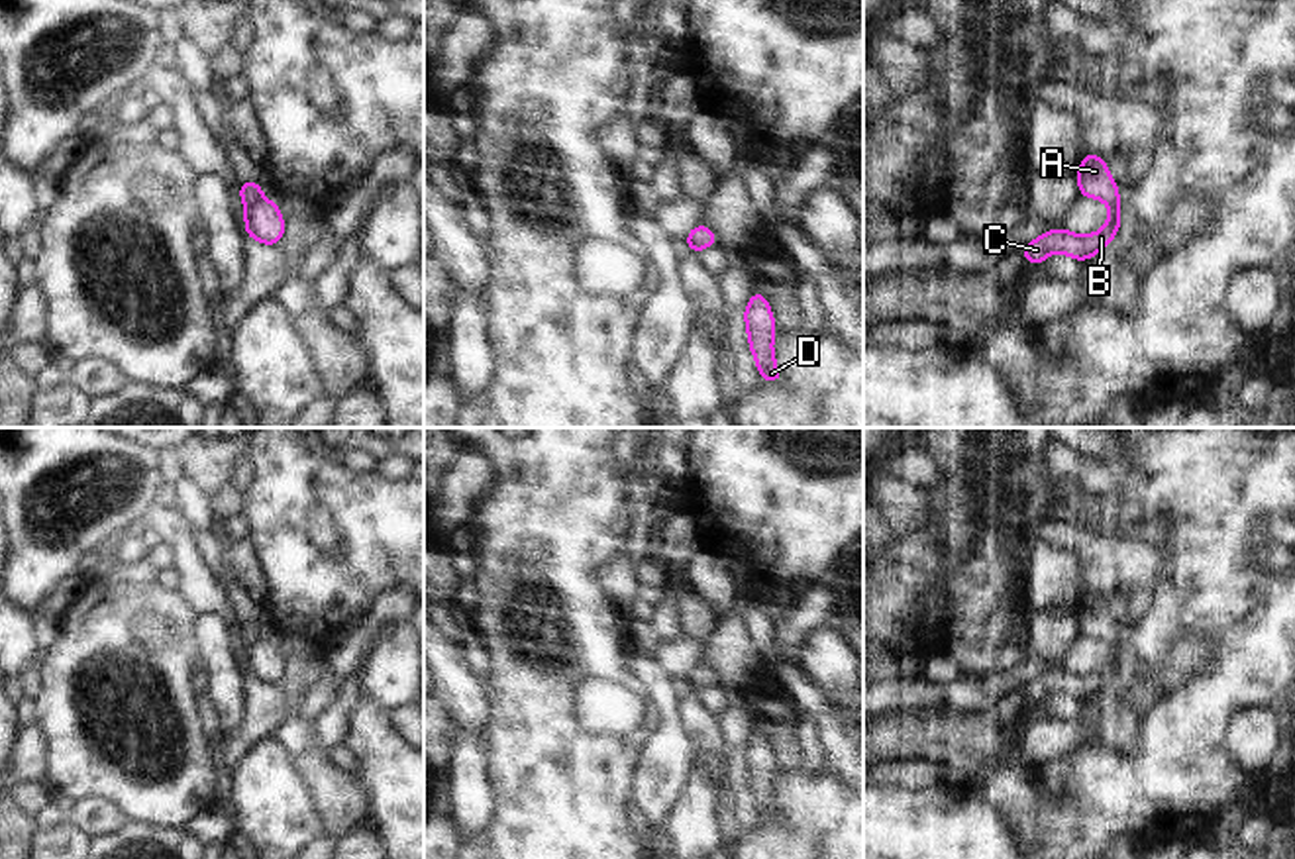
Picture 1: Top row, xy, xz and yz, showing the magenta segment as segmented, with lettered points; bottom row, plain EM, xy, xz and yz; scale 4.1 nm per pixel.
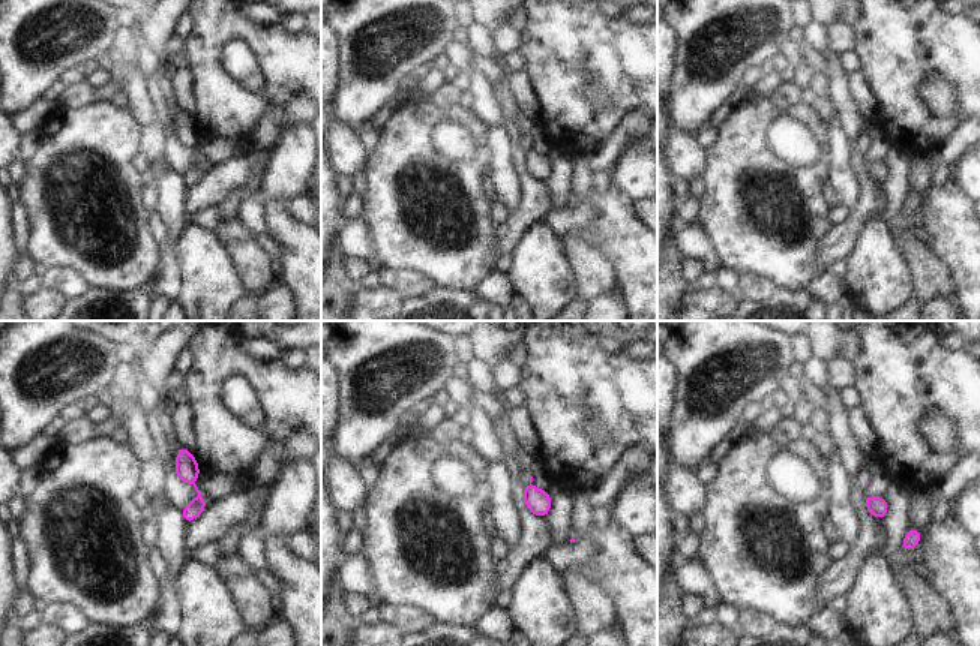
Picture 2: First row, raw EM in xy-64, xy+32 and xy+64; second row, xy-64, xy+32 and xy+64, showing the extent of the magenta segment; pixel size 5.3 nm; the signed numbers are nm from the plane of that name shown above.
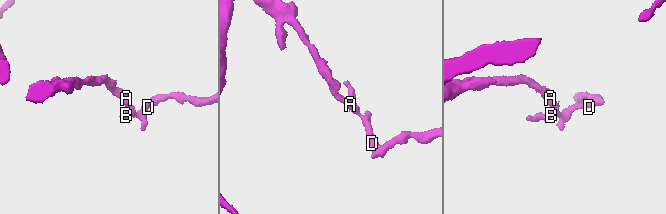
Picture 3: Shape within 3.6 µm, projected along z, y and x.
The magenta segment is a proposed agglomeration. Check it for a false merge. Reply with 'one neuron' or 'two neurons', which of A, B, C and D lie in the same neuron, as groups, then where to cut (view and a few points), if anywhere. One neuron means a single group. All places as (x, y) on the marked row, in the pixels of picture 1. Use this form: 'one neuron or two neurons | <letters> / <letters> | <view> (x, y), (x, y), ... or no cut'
two neurons | A / B C D | xy (261, 197), (246, 208)

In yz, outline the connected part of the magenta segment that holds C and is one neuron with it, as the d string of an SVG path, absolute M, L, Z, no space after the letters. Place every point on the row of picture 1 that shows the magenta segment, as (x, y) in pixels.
M1111 206L1101 231L1091 235L1075 235L1065 227L1060 227L1038 235L1032 243L1020 247L1020 251L1028 265L1038 265L1052 253L1065 253L1075 261L1087 261L1101 253L1114 239L1120 224L1120 208Z

